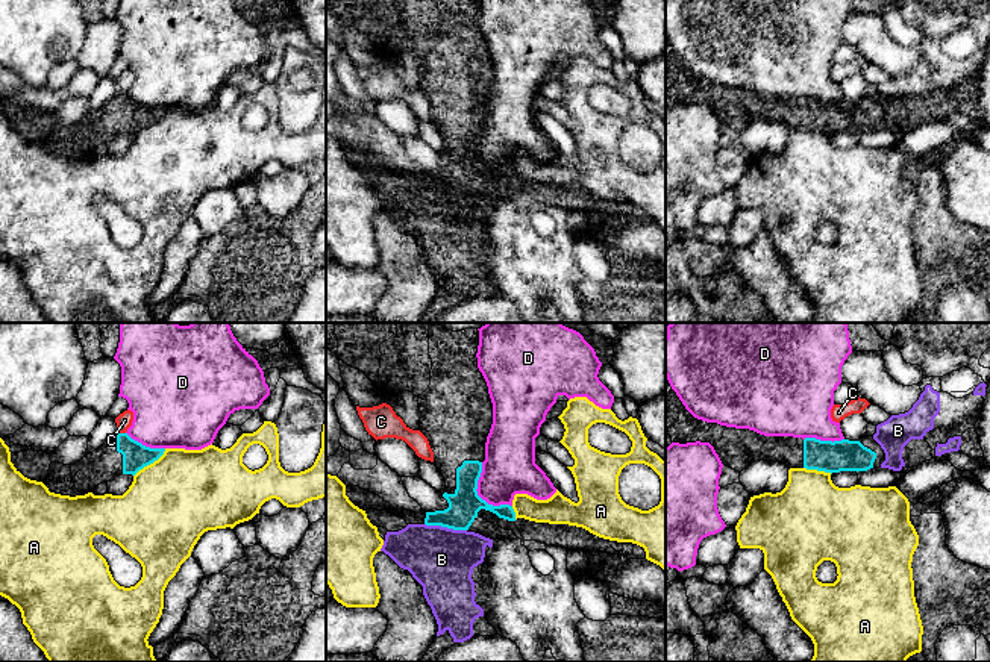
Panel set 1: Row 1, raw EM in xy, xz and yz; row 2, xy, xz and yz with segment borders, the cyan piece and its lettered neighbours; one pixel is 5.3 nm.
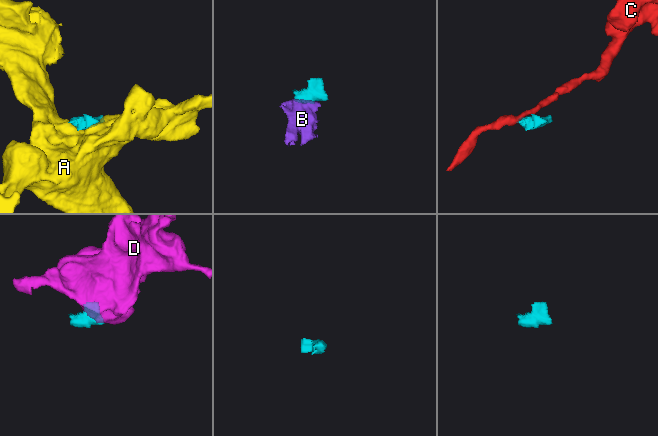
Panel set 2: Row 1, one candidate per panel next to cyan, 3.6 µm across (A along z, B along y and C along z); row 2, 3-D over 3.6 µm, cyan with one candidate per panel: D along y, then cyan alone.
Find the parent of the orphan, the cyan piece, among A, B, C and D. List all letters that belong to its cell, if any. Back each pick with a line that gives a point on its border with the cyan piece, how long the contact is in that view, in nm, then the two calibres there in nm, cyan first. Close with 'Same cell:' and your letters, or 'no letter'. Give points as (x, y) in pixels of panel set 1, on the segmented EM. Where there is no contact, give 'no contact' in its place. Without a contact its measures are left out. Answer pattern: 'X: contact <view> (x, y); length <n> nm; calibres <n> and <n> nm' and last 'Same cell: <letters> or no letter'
B: contact xz (446, 526); length 220 nm; calibres 160 and 340 nm
Same cell: B

